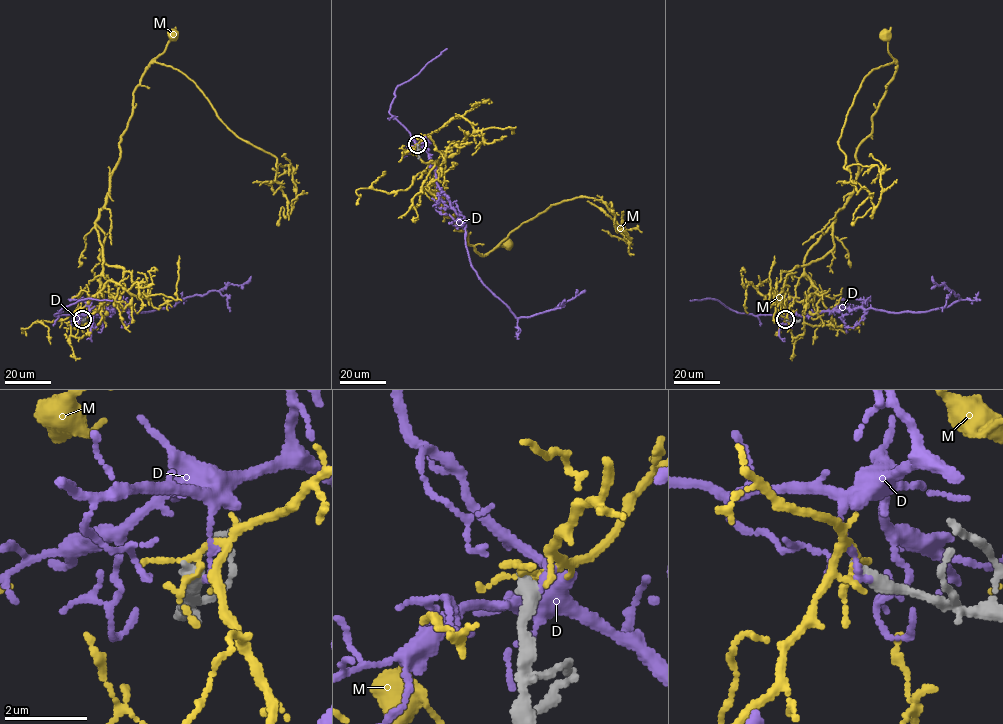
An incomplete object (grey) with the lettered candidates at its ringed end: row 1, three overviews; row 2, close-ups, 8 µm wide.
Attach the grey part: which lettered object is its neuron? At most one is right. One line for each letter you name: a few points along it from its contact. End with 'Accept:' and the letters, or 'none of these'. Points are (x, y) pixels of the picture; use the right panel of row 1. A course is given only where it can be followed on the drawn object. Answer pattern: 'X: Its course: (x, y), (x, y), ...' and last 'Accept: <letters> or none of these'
Accept: none of these

